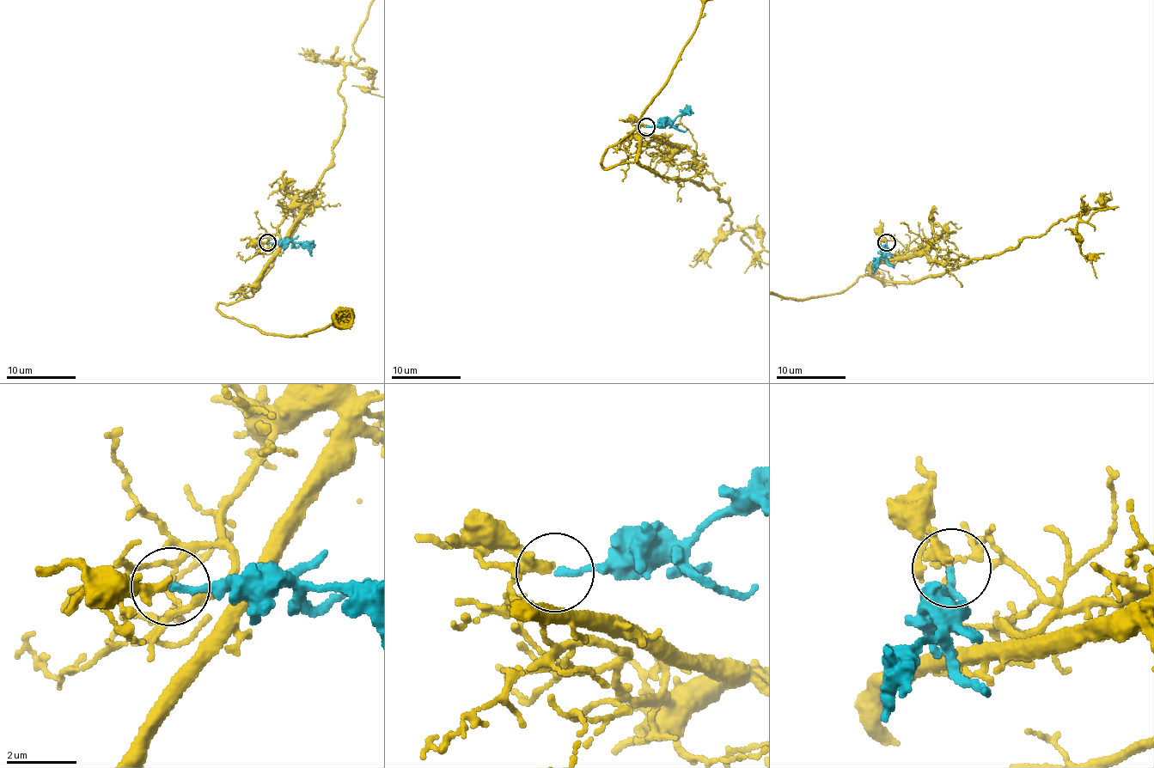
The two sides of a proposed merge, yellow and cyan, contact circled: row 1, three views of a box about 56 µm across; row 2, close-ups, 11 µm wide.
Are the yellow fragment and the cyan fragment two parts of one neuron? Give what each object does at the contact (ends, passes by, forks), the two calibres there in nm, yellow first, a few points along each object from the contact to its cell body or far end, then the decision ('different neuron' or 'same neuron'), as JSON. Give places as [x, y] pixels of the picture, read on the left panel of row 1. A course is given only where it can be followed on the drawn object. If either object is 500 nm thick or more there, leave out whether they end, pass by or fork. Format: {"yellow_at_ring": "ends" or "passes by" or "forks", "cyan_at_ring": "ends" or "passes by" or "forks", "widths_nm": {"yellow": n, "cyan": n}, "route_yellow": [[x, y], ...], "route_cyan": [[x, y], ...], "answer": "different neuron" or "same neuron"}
{"yellow_at_ring": "ends", "cyan_at_ring": "ends", "widths_nm": {"yellow": 320, "cyan": 160}, "route_yellow": [[266, 241], [258, 246], [265, 238], [282, 244], [259, 289], [217, 311], [286, 338], [340, 316]], "route_cyan": [[266, 241], [302, 242], [312, 255]], "answer": "same neuron"}

